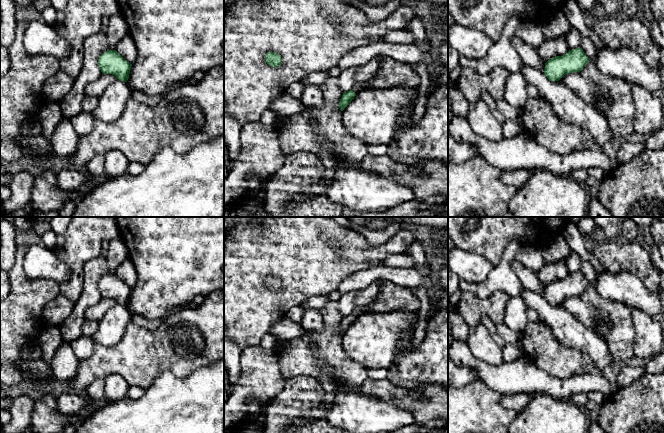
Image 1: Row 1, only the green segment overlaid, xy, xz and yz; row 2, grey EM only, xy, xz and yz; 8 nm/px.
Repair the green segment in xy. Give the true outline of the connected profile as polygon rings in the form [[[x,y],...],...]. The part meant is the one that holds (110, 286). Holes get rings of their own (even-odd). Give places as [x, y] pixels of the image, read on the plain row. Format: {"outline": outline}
{"outline": [[[107,274],[98,283],[103,298],[112,298],[118,304],[127,306],[132,288],[125,284],[116,274]]]}

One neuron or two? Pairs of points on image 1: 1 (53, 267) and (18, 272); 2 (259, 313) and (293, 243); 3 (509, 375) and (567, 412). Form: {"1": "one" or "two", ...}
{"1": "two", "2": "one", "3": "two"}

